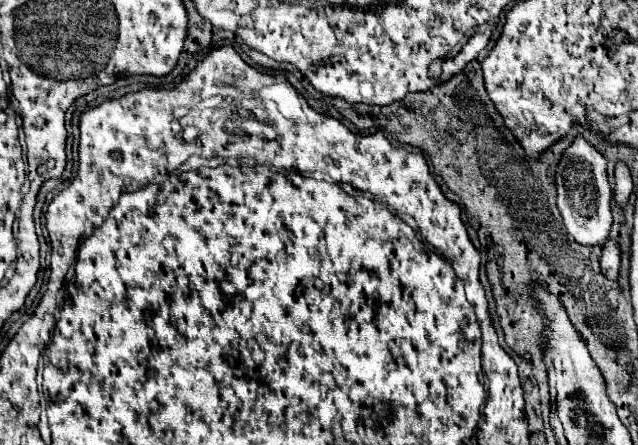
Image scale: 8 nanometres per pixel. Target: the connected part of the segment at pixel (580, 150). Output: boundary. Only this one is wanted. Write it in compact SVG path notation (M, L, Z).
M577 136L571 146L563 152L563 158L557 164L555 172L557 188L557 208L563 216L567 232L581 246L599 246L605 244L611 232L611 186L607 182L607 158L591 146L583 136Z

